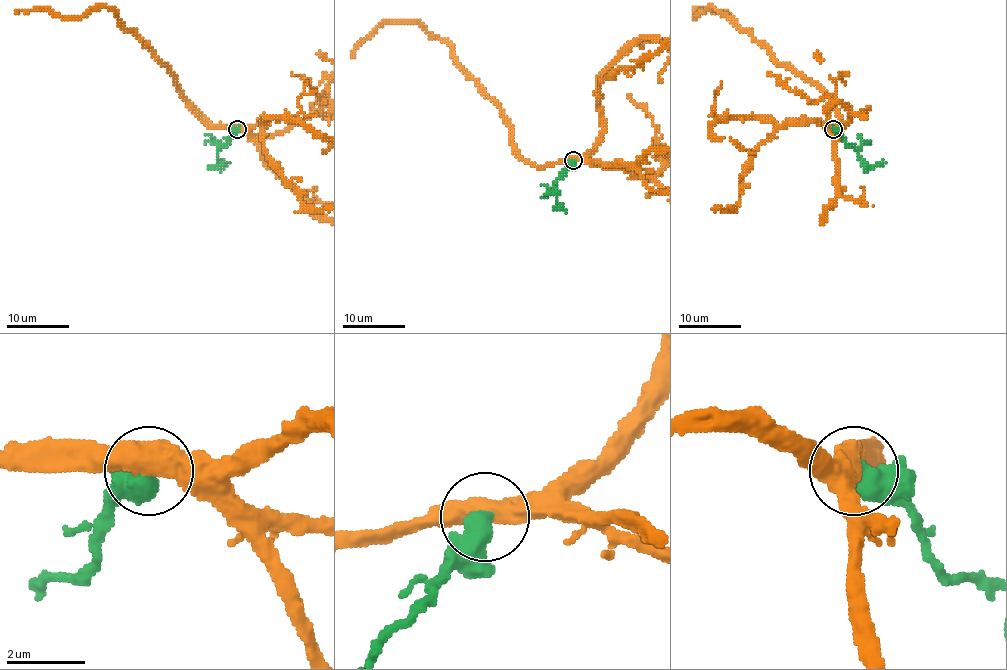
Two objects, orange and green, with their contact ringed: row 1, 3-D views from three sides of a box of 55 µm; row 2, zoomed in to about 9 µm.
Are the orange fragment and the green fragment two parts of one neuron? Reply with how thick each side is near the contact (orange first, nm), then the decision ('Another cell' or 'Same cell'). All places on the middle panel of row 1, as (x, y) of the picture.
Thickness 550 nm (orange) against 600 nm. Another cell

